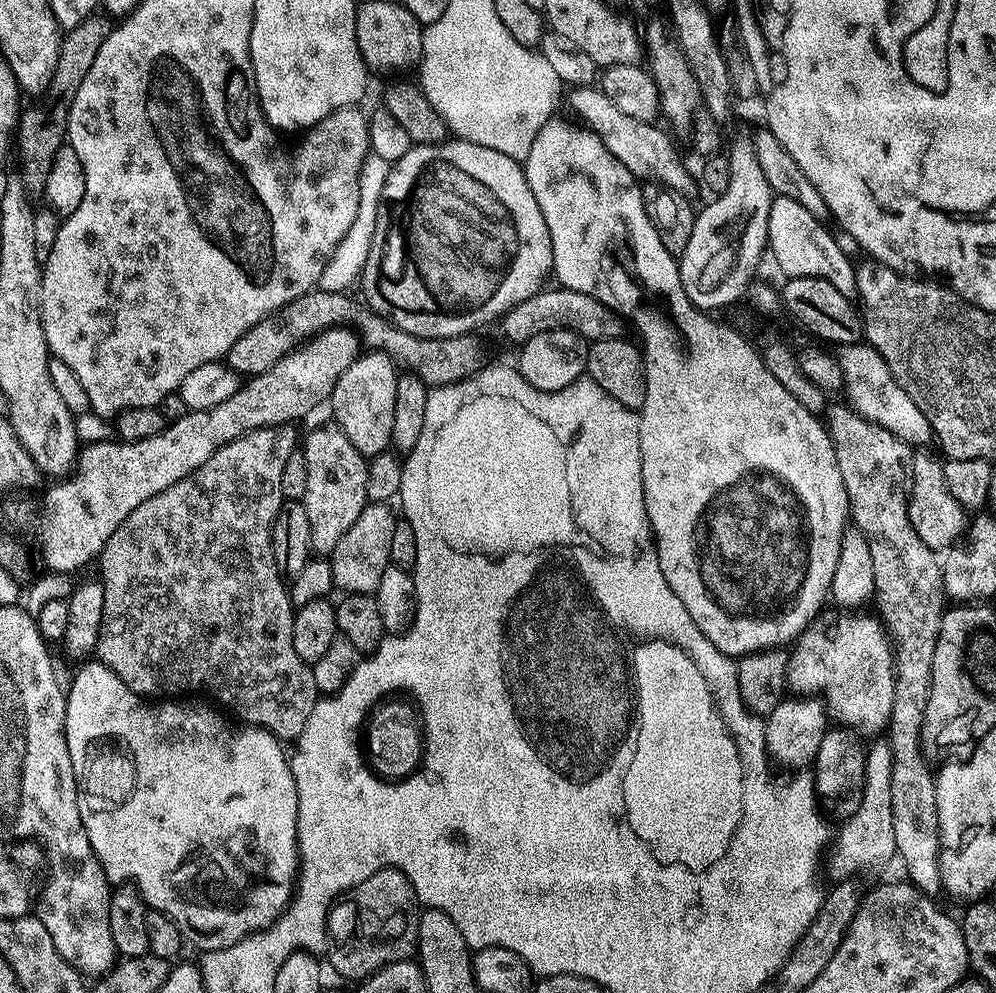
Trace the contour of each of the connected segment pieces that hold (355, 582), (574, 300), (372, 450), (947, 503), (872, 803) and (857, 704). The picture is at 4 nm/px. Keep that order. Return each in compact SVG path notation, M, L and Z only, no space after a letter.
M366 503L362 514L358 514L358 518L354 521L354 526L350 526L350 530L346 530L346 534L342 534L342 538L338 538L338 546L334 546L334 550L330 554L330 563L332 565L332 583L337 589L341 588L341 593L372 594L375 593L378 582L382 582L382 570L386 570L390 566L390 538L394 534L394 526L398 519L397 513L392 513L390 509L388 504Z
M559 286L545 287L538 294L526 298L526 302L518 302L518 306L504 313L502 323L505 334L516 346L522 346L530 338L550 330L573 331L587 342L619 340L625 335L625 321L617 312L610 310L610 306L598 302L598 298L590 298L590 294L578 294L578 290Z
M365 351L357 356L346 374L338 378L332 391L330 407L331 419L350 438L354 450L366 458L371 458L392 448L394 430L394 386L398 369L392 359L381 352Z
M917 451L910 465L912 481L908 509L918 538L922 538L922 542L926 542L926 546L930 546L932 552L940 554L949 548L957 547L965 539L970 516L964 511L963 506L954 502L954 494L946 490L943 463L924 452L927 451Z
M876 742L880 744L876 744L867 749L865 758L864 758L864 789L862 790L862 802L858 805L858 810L852 816L847 817L843 821L844 824L840 828L840 833L835 833L834 839L831 841L830 850L832 848L832 853L828 856L828 872L833 877L831 878L833 881L839 882L842 880L851 880L853 878L859 877L859 872L868 872L871 868L880 868L883 864L888 864L891 860L894 860L896 856L896 843L894 842L894 814L890 810L890 774L892 773L892 751L890 750L890 746L886 742Z
M848 610L828 611L821 611L808 623L804 633L796 637L788 658L788 688L796 691L793 693L800 698L819 697L837 725L864 738L876 736L879 732L881 735L890 722L890 710L894 710L896 670L893 645L883 623L875 615L860 616L864 614L853 614Z

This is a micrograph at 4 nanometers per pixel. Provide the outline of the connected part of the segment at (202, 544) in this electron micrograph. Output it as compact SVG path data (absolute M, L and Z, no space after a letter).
M279 424L247 432L242 438L234 438L234 442L222 446L222 450L218 450L218 454L210 458L210 462L202 462L198 470L182 478L182 482L174 482L174 486L166 486L166 490L154 494L154 498L146 498L146 502L142 502L142 506L131 512L122 522L122 526L118 526L114 534L110 534L106 546L98 557L98 565L100 564L98 579L104 587L102 622L95 650L99 663L114 670L114 674L118 674L118 678L122 678L122 682L126 682L130 690L145 698L160 698L165 694L209 692L213 696L211 699L227 709L237 721L253 724L255 728L265 728L282 742L299 741L306 726L306 718L310 718L310 710L314 710L318 699L311 667L304 664L294 650L292 633L294 605L272 553L272 523L280 513L281 504L285 503L282 494L282 470L286 466L286 458L290 458L290 454L298 448L298 436L296 440L294 429L292 424Z

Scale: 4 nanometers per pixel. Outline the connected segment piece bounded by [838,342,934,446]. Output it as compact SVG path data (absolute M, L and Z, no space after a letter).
M867 342L859 344L846 344L839 349L838 361L842 370L844 386L843 395L848 395L847 403L862 418L890 430L899 440L905 440L913 446L928 446L932 444L934 437L928 420L918 410L914 398L902 390L902 386L894 378L890 366L878 354L878 350L871 348Z

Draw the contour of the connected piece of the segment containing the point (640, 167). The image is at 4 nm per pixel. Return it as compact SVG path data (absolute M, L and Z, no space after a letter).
M596 86L572 88L567 93L566 104L577 112L575 115L591 128L594 134L598 134L598 138L602 138L602 146L606 146L606 150L610 150L610 154L614 154L614 158L618 158L618 162L622 162L622 166L626 166L626 170L630 170L633 176L641 181L657 180L660 186L673 192L691 193L692 176L676 153L677 145L673 137L663 127L656 128L655 123L639 121L622 114L615 102Z

